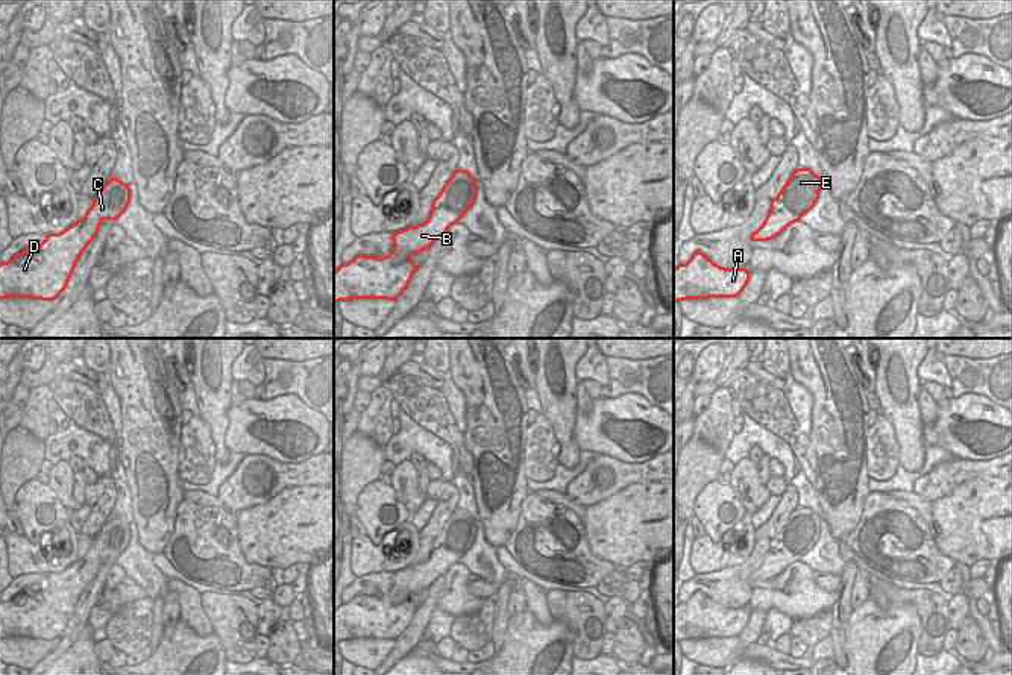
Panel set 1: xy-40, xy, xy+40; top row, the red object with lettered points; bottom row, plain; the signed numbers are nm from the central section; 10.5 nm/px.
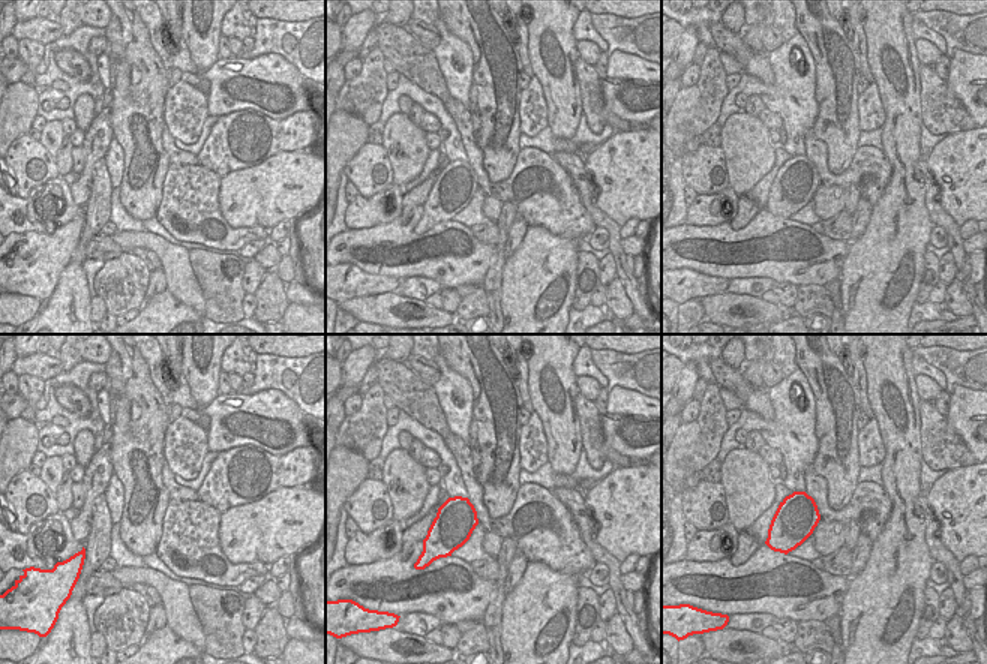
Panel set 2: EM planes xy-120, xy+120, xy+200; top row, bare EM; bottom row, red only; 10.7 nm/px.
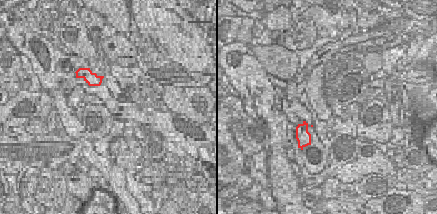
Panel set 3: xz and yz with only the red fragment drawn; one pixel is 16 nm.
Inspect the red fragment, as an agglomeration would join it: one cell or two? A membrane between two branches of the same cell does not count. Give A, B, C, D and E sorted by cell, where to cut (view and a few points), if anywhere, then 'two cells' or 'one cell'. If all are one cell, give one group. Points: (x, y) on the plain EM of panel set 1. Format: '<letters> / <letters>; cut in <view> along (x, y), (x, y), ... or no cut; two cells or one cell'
A B C D E; no cut; one cell

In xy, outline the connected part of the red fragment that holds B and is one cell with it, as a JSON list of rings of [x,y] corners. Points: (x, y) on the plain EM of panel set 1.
[[[455,510],[432,540],[425,563],[393,572],[393,590],[382,598],[357,595],[334,611],[334,643],[350,639],[396,640],[408,626],[417,605],[411,596],[426,590],[470,549],[476,520]]]

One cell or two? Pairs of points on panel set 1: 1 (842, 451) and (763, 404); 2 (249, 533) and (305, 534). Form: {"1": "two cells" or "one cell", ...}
{"1": "two cells", "2": "one cell"}

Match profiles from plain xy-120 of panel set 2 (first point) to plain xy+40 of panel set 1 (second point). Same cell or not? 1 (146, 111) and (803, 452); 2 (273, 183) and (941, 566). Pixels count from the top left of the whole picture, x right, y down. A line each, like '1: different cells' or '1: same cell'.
1: different cells
2: different cells

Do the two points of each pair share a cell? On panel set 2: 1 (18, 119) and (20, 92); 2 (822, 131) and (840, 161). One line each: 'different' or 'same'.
1: same
2: same

